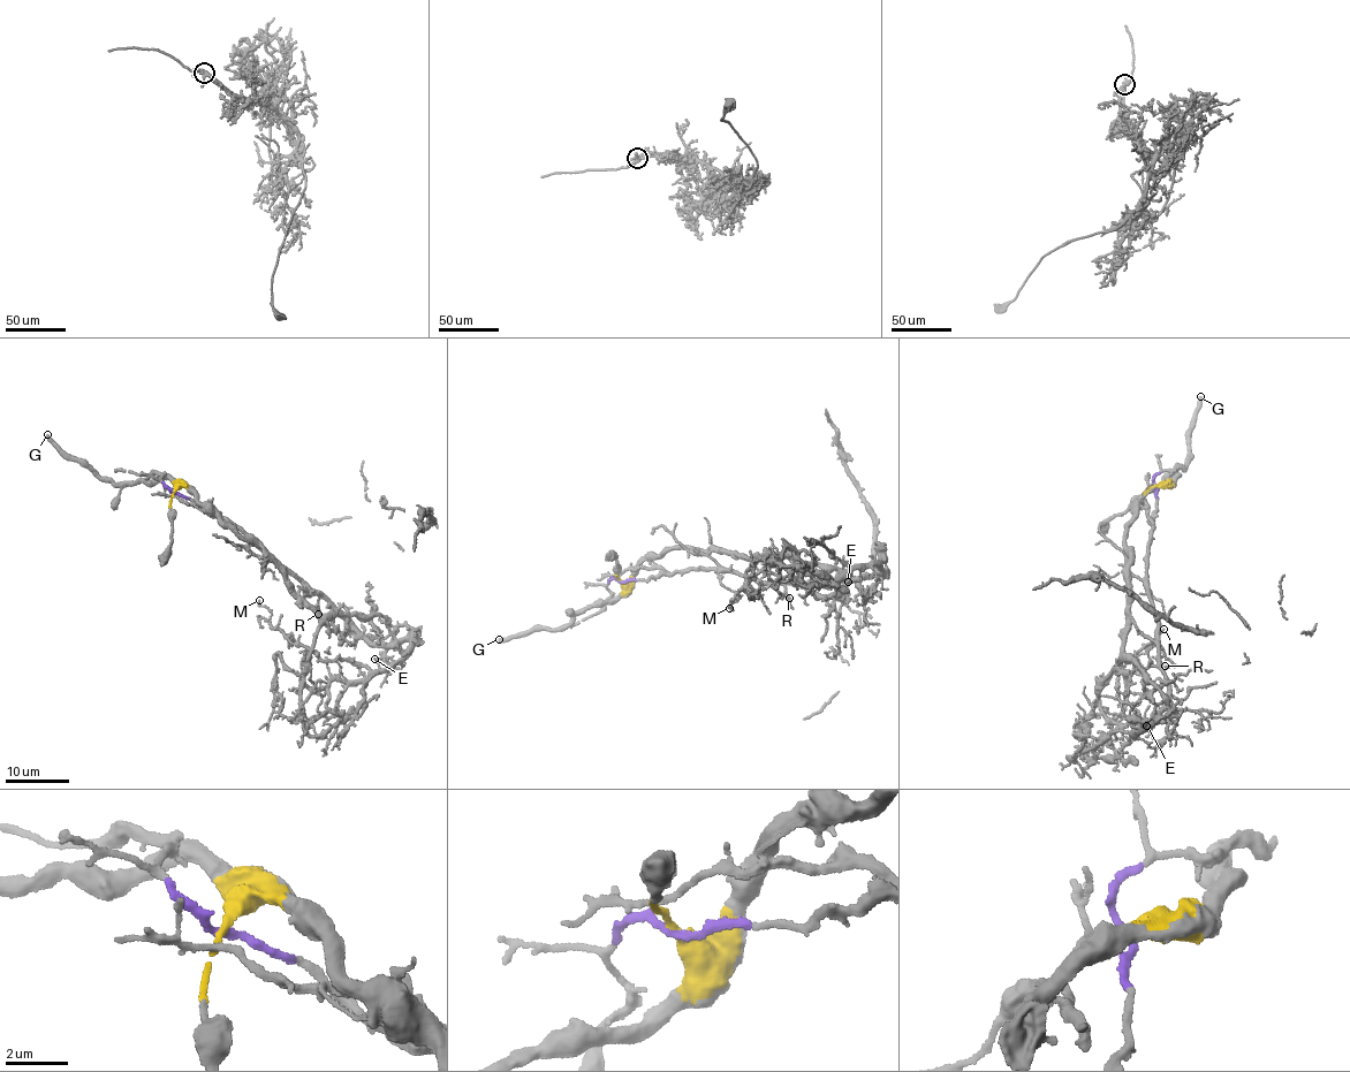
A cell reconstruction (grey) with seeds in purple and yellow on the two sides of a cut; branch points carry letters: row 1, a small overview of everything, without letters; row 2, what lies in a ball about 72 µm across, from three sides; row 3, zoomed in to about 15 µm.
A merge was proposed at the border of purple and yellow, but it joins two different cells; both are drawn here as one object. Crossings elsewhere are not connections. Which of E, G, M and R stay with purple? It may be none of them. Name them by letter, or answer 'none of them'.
E, M, R

